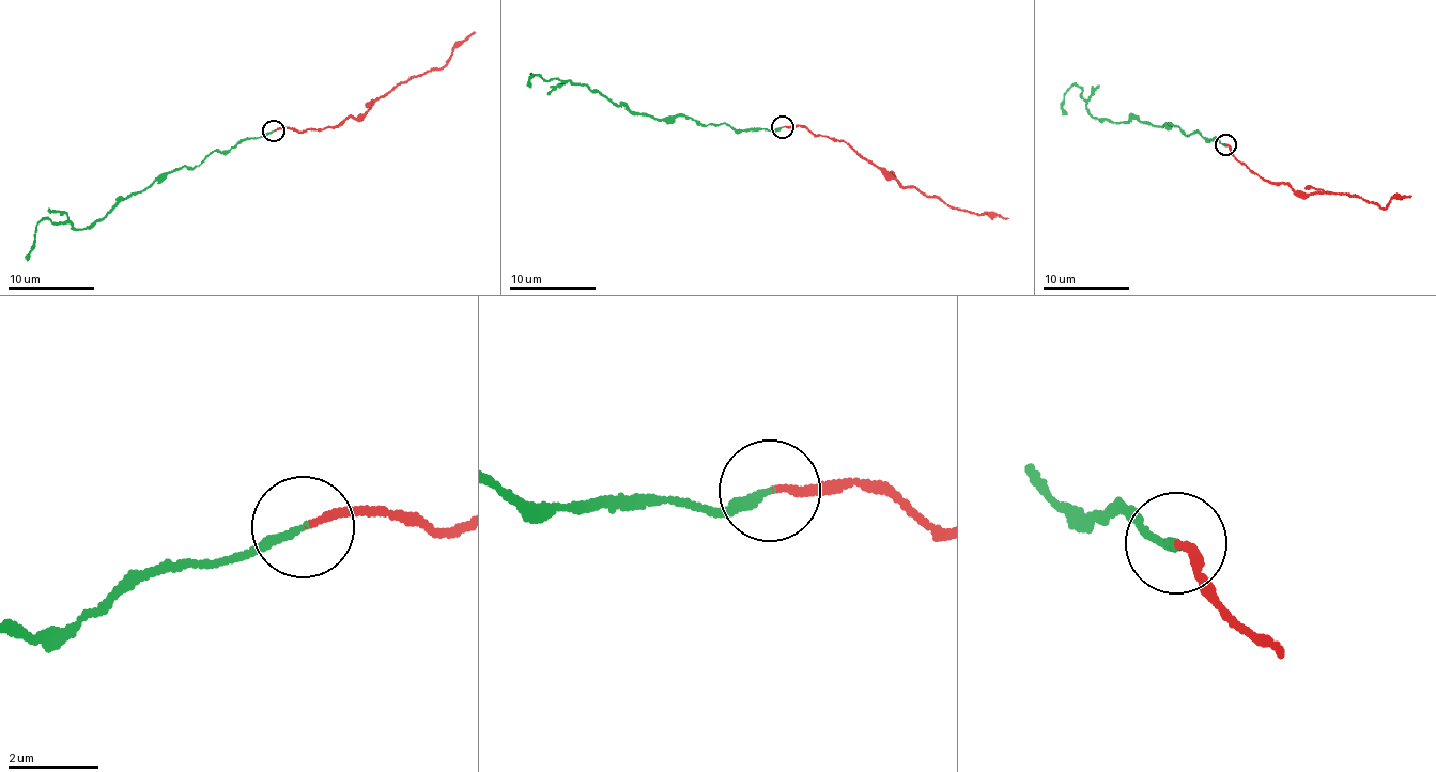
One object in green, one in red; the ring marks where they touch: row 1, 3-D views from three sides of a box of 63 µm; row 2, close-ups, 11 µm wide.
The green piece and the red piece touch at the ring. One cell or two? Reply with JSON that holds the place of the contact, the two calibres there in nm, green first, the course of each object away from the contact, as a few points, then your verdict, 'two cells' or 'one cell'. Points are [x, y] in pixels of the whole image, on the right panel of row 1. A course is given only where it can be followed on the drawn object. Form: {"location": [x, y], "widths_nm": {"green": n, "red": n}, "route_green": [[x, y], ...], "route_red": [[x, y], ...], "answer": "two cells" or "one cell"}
{"location": [1225, 144], "widths_nm": {"green": 190, "red": 150}, "route_green": [[1226, 144], [1172, 122], [1093, 118], [1074, 85], [1063, 96], [1064, 116]], "route_red": [[1226, 144], [1254, 174], [1308, 195], [1347, 194], [1379, 207], [1395, 197], [1411, 196]], "answer": "one cell"}

